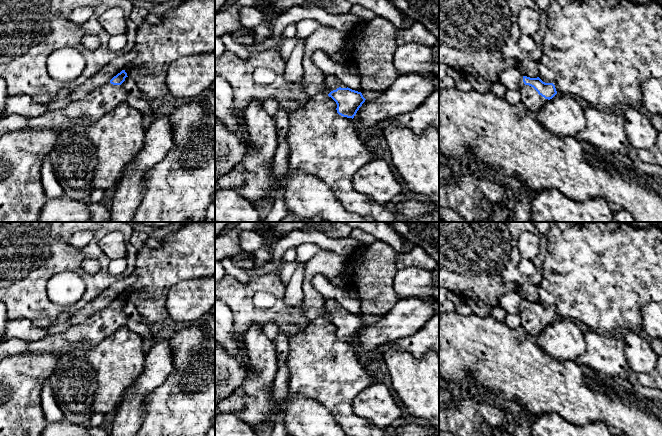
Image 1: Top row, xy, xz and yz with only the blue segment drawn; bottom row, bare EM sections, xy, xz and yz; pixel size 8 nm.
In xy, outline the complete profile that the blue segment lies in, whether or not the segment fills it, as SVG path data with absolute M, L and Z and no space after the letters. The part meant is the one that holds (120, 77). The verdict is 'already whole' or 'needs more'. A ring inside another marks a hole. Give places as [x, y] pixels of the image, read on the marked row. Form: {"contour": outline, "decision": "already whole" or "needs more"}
{"contour": "M122 70L116 76L114 76L109 83L96 87L89 95L83 100L71 102L66 108L47 111L43 115L35 118L30 118L27 123L27 128L45 128L45 127L57 127L65 121L94 121L96 122L104 114L126 102L128 92L121 86L128 77L125 70Z", "decision": "needs more"}

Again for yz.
{"contour": "M523 76L523 82L518 89L521 103L533 112L539 111L544 106L543 97L550 100L557 94L553 83L545 83L539 77Z", "decision": "needs more"}

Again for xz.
{"contour": "M325 75L324 83L330 91L328 96L337 104L337 113L353 119L366 100L362 93L348 88L332 75Z", "decision": "needs more"}

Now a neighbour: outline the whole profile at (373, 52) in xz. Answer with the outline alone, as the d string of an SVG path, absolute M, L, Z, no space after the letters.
M376 15L372 20L366 22L366 26L360 31L354 44L347 41L347 44L352 46L349 61L353 62L359 71L361 93L365 99L379 96L399 75L393 62L393 56L398 47L396 33L399 30L387 19Z

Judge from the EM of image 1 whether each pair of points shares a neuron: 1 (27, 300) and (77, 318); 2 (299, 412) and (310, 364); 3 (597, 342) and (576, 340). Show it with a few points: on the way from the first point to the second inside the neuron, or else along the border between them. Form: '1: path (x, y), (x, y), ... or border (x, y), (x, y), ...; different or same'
1: border (86, 304), (72, 312); different
2: border (288, 392), (311, 398), (324, 407); different
3: border (584, 333), (585, 350), (575, 360); different

